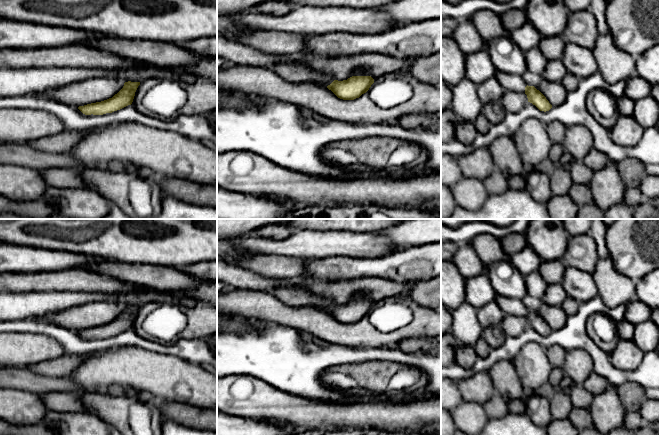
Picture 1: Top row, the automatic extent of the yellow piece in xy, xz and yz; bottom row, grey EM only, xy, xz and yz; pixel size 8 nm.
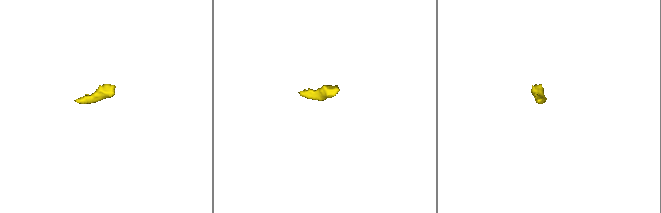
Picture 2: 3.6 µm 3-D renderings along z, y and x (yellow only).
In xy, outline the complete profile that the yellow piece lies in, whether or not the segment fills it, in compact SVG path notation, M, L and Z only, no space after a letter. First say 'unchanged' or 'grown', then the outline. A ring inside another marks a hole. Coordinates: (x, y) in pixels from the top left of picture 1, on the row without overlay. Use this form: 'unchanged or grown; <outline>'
unchanged; M125 306L123 312L112 322L107 324L79 330L78 333L85 339L103 339L120 334L131 329L135 320L135 316L140 306Z

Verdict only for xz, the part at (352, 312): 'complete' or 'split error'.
split error

